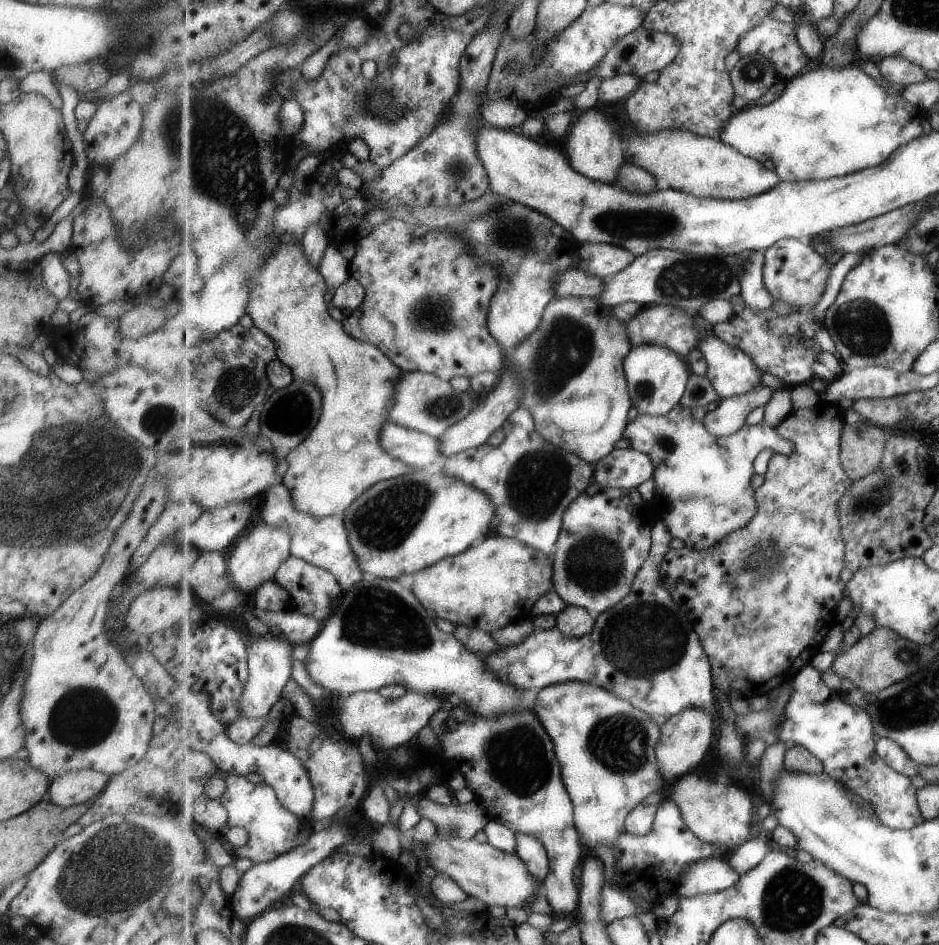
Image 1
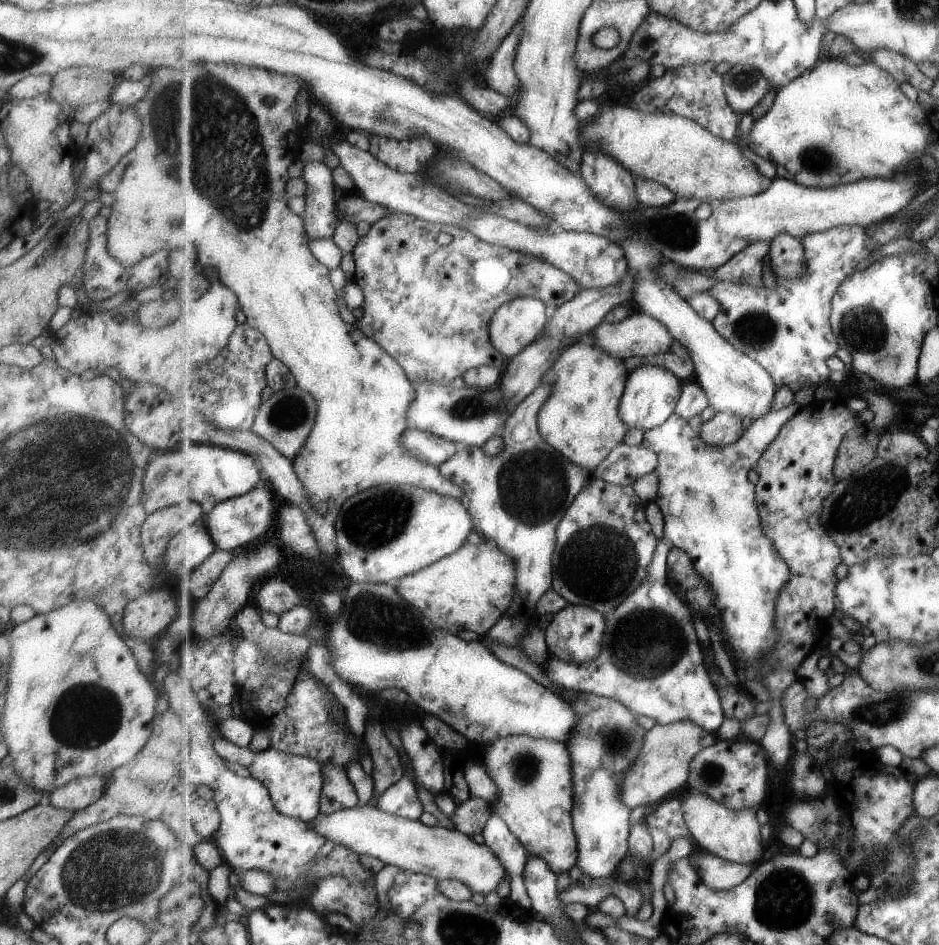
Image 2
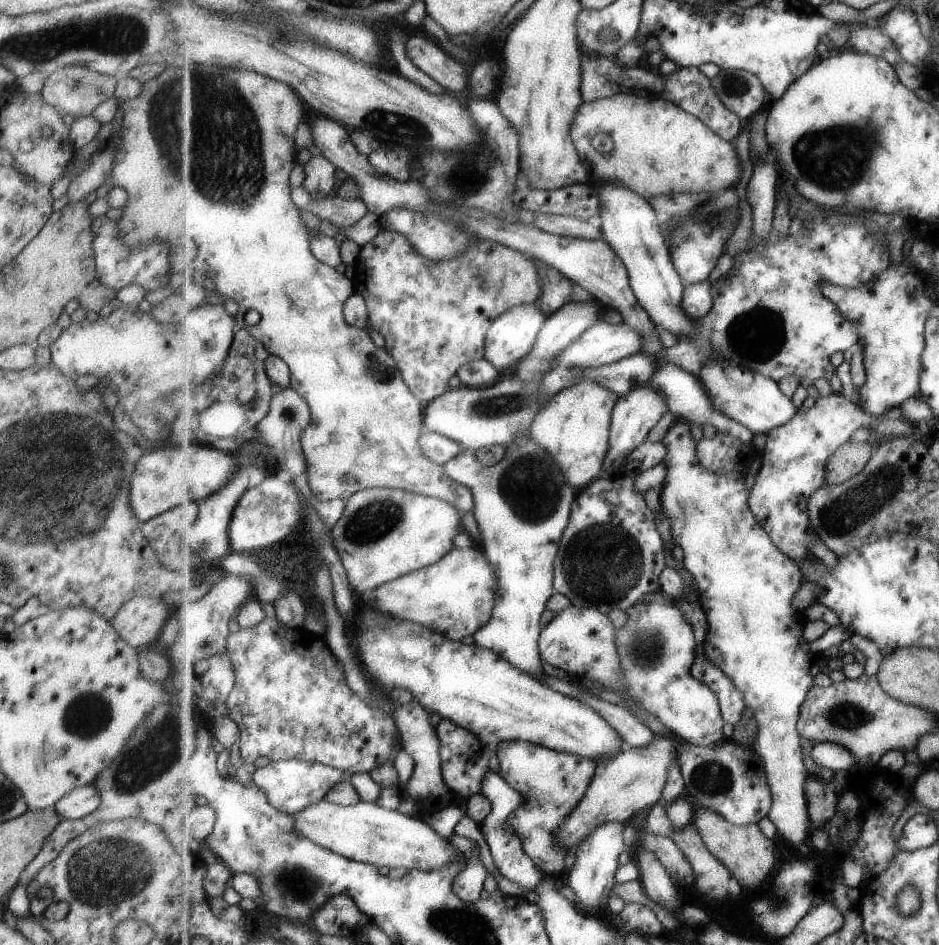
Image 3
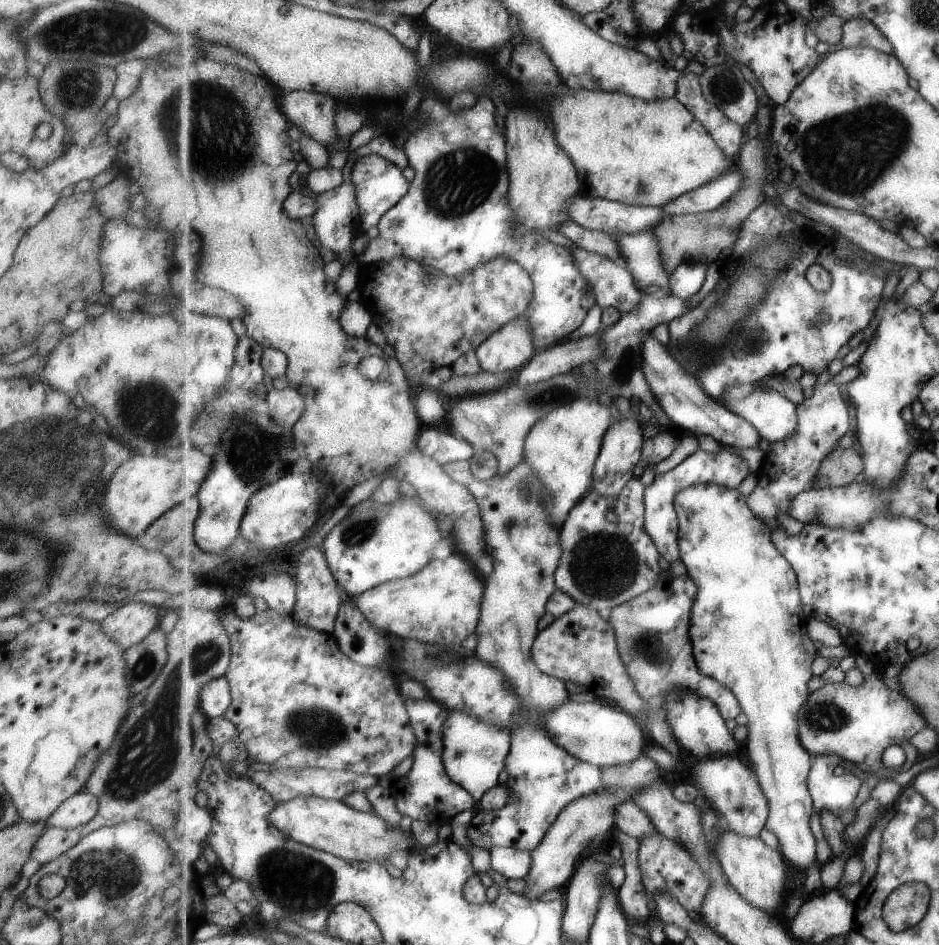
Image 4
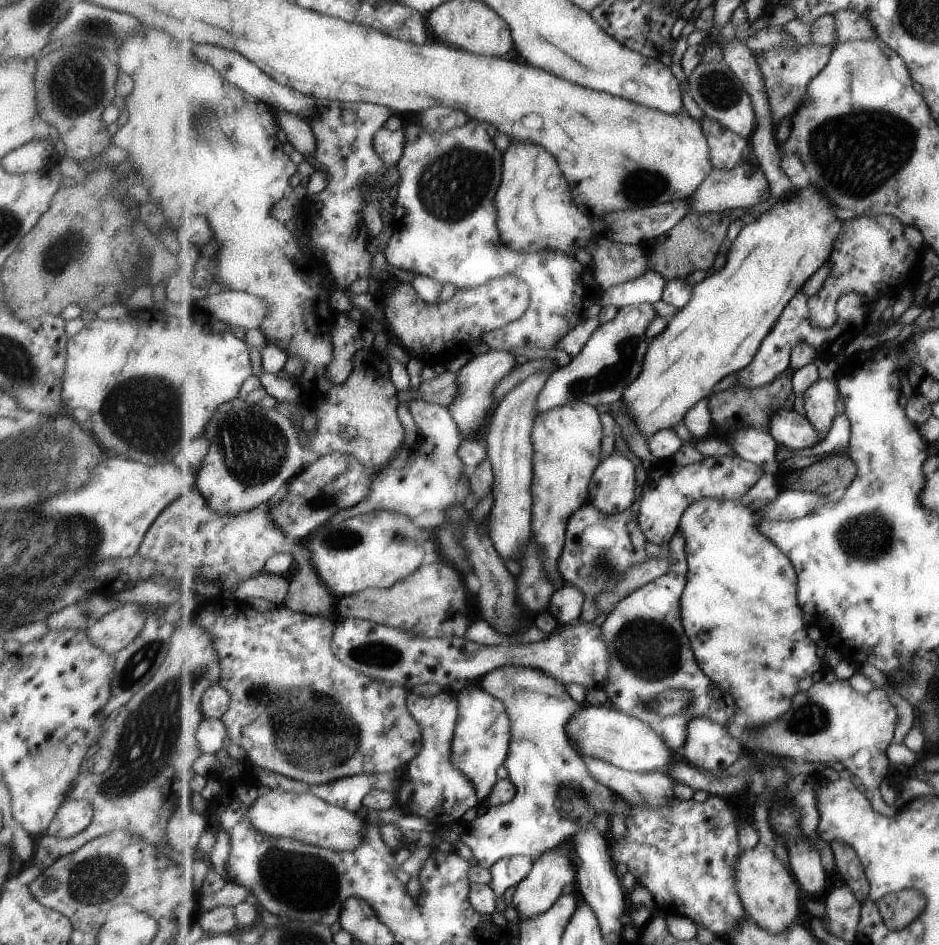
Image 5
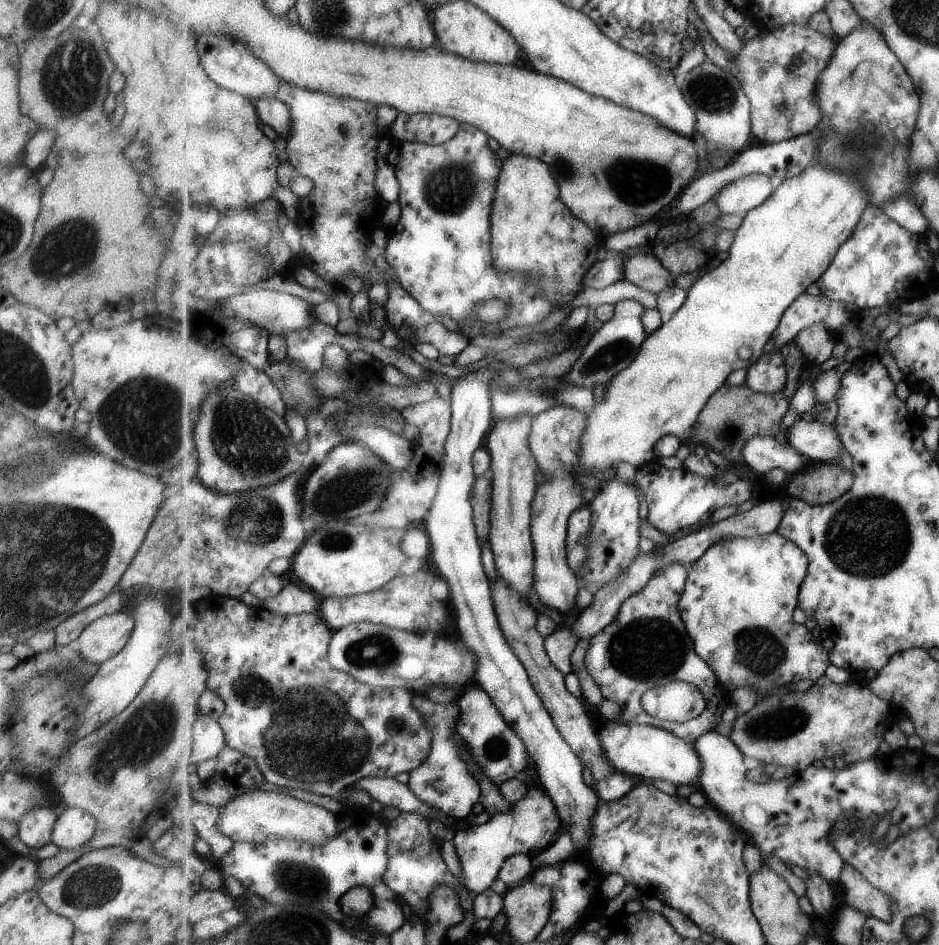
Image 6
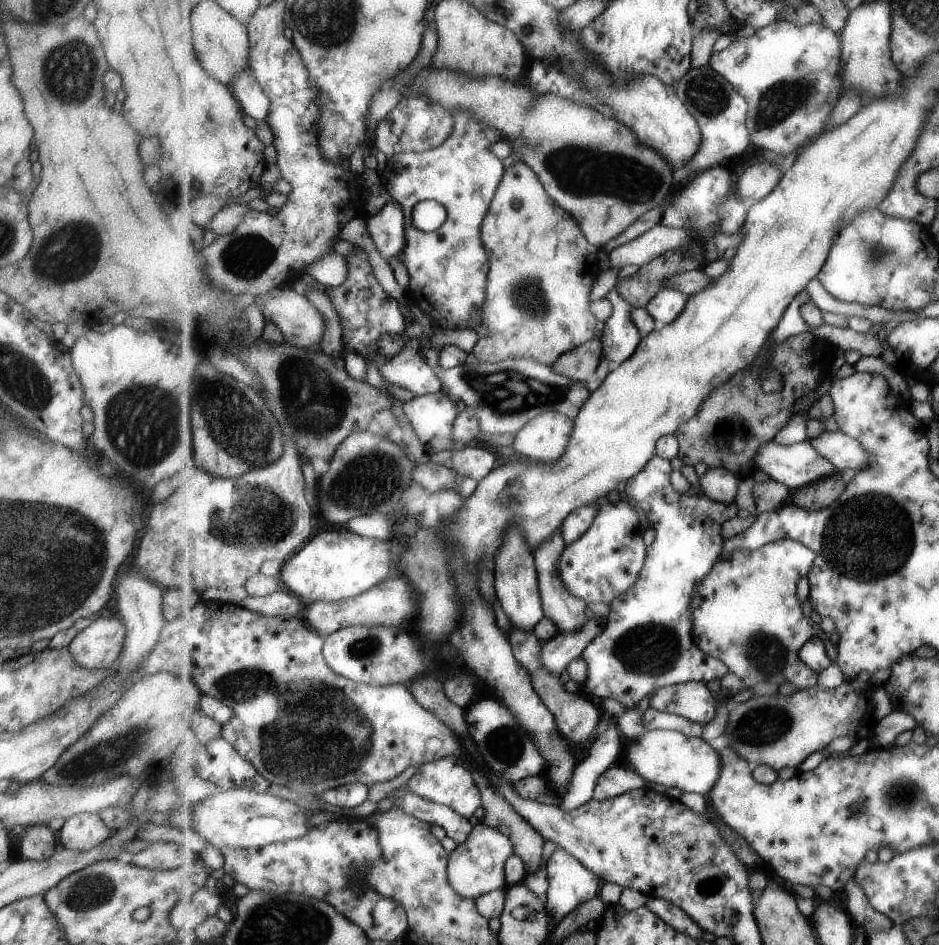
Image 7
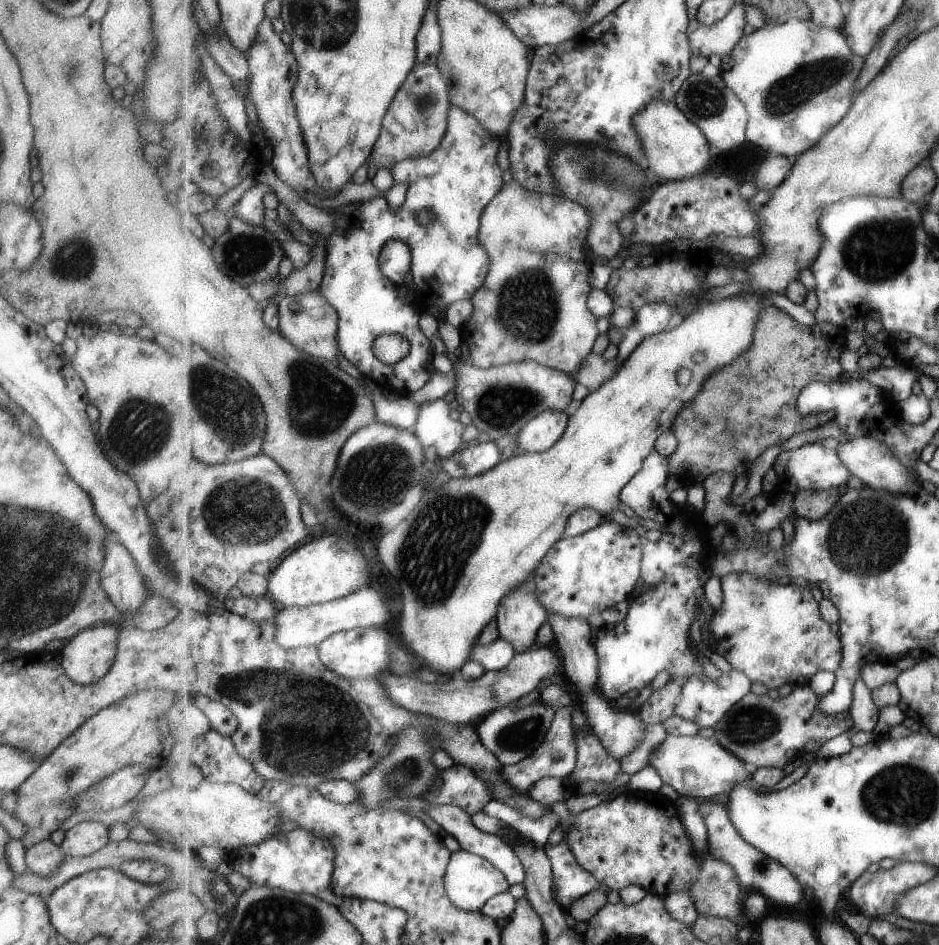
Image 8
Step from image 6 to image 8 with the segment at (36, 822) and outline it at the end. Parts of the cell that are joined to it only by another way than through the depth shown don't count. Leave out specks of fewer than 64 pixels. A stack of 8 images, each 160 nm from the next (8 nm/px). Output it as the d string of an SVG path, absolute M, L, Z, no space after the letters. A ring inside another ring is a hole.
M43 839L24 849L24 861L29 871L42 877L54 873L64 852L50 839Z

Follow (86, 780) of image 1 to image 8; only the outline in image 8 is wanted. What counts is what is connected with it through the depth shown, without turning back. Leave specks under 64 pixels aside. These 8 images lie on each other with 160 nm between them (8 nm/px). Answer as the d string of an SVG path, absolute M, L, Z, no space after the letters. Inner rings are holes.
M82 821L64 832L59 848L67 856L82 857L109 842L106 821Z

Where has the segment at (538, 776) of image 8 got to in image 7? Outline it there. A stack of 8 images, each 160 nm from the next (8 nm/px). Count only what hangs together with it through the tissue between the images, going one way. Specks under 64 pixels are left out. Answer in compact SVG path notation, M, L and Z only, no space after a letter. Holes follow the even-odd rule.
M655 455L645 468L629 479L625 486L628 500L638 509L645 512L648 521L656 532L655 540L648 547L648 558L640 578L632 588L617 597L611 603L611 612L607 618L604 631L586 646L583 656L588 664L589 678L579 693L597 701L600 698L613 698L623 704L625 709L635 708L645 695L651 694L659 687L686 683L687 681L711 682L722 679L729 667L717 657L709 656L701 650L693 634L694 620L692 598L696 588L712 571L717 559L722 556L724 547L723 524L737 516L735 501L722 503L706 494L701 488L693 486L689 500L673 486L671 460Z

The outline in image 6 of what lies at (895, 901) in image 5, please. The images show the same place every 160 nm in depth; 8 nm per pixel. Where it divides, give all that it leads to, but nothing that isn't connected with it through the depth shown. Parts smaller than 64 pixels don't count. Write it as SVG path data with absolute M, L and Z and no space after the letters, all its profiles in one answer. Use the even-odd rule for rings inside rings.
M846 863L839 878L846 892L846 902L867 917L890 923L894 919L892 896L872 885L852 864Z

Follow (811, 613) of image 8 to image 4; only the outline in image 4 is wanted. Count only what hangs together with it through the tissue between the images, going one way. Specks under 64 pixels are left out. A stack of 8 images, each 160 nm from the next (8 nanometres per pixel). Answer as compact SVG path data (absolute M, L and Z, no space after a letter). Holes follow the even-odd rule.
M703 483L684 488L677 493L675 497L675 506L680 520L680 549L682 552L681 561L688 566L688 575L695 581L698 586L698 593L692 608L692 627L694 648L696 649L696 661L707 676L715 677L722 683L725 683L735 696L740 700L742 710L747 714L750 728L750 735L746 742L746 750L753 768L759 777L762 789L769 799L770 815L766 828L773 832L779 840L779 848L784 854L786 860L791 862L795 868L807 870L811 864L818 865L816 860L818 851L818 842L814 835L811 819L817 812L814 807L814 798L808 787L808 776L812 767L813 755L804 747L800 737L800 721L798 716L801 708L812 693L809 690L809 680L813 678L813 662L817 660L819 645L810 637L808 633L808 622L811 618L803 614L804 608L802 603L802 594L800 591L800 580L797 578L796 568L785 558L784 553L776 547L772 539L772 528L752 511L749 506L748 497L743 496L737 488L727 488L715 483Z

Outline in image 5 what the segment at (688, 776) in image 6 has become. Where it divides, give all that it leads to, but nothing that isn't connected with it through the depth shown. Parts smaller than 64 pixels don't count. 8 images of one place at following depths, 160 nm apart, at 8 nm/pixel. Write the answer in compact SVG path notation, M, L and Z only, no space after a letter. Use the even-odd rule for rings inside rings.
M584 705L572 716L566 726L571 744L581 755L606 760L619 768L638 772L655 772L665 766L671 768L682 758L682 752L672 749L668 742L649 724L617 708Z

